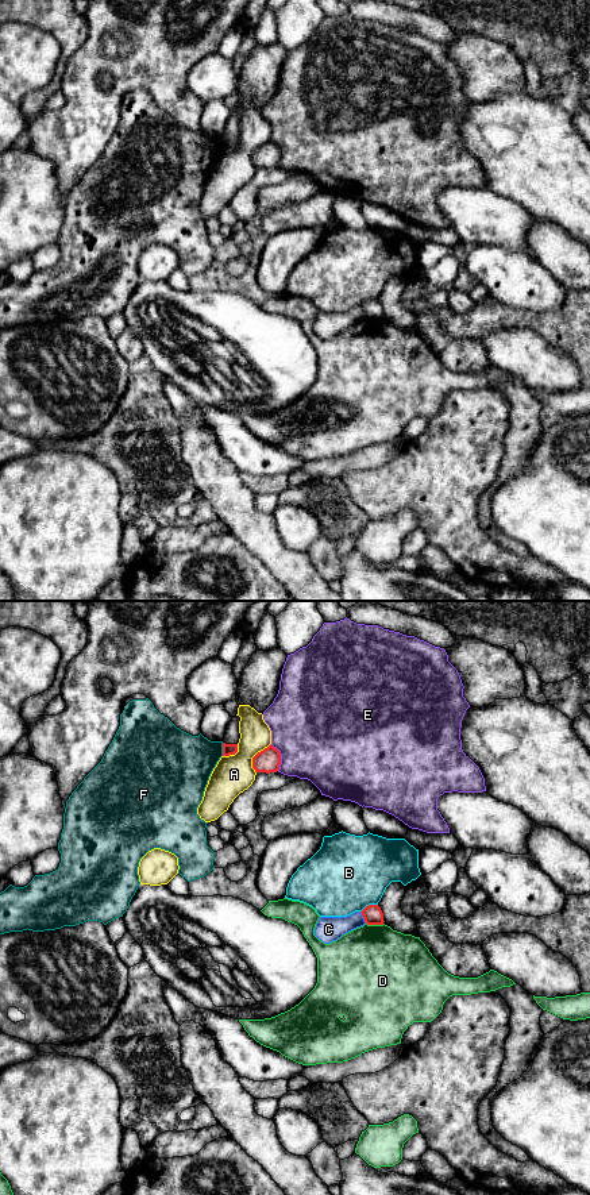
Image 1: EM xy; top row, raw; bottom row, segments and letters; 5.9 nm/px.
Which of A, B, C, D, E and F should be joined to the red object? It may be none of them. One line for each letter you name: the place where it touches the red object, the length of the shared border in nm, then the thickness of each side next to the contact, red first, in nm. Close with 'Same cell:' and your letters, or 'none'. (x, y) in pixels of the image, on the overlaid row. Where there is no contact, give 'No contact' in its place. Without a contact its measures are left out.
Same cell: none

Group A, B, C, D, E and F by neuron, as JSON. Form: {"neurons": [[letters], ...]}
{"neurons": [["A"], ["B"], ["C"], ["D"], ["E"], ["F"]]}

